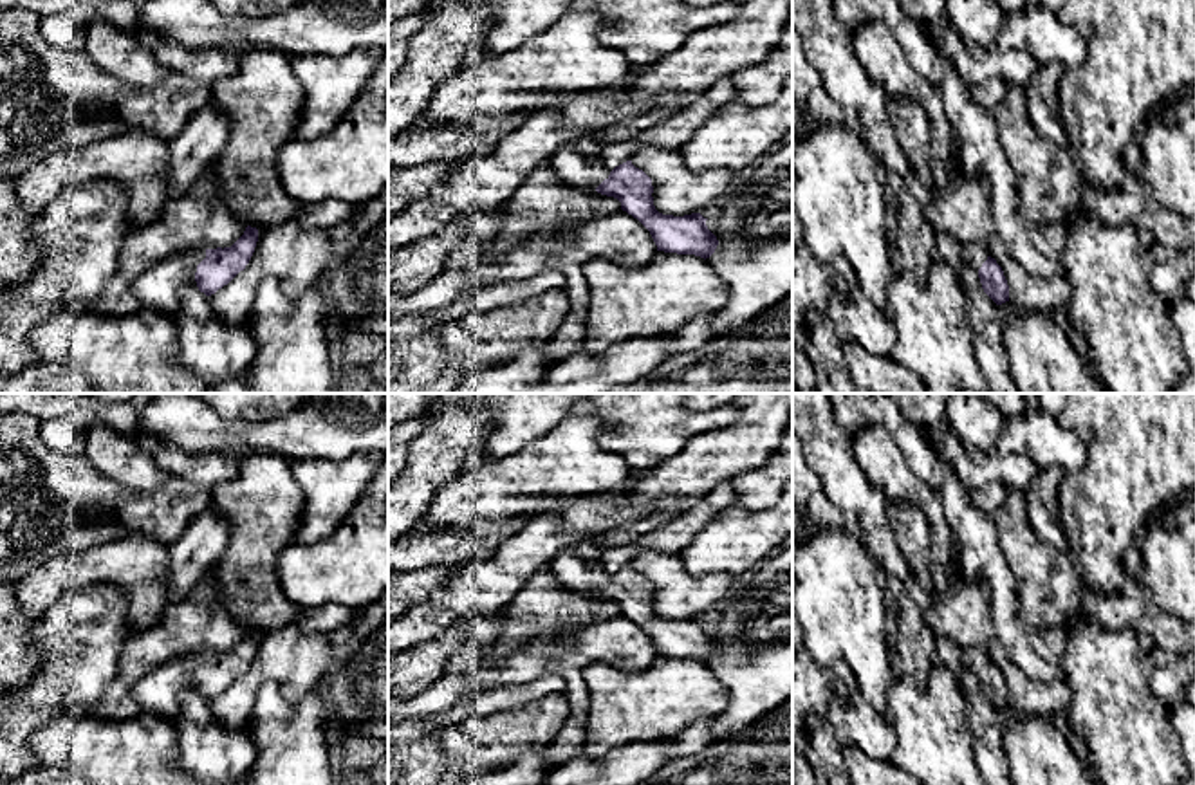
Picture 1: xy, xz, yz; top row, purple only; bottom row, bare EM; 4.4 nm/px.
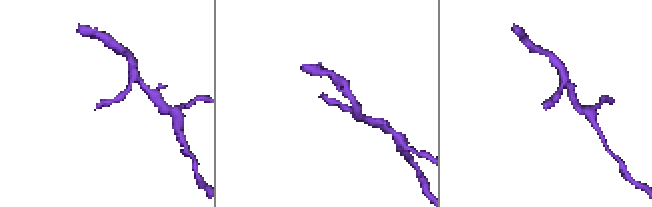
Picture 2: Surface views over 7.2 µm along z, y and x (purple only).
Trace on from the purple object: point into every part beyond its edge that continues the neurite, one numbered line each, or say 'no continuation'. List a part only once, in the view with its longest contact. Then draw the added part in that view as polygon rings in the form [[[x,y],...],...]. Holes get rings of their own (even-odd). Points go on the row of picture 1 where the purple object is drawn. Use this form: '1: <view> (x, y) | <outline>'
1: xy (157, 287) | [[[204,249],[168,256],[134,278],[132,294],[146,310],[175,312],[181,305],[179,291],[195,280],[197,265],[204,258]]]

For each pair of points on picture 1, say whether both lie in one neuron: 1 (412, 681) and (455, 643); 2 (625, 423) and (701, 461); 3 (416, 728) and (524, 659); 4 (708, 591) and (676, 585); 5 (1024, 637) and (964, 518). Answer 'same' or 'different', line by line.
1: same
2: different
3: different
4: same
5: same

